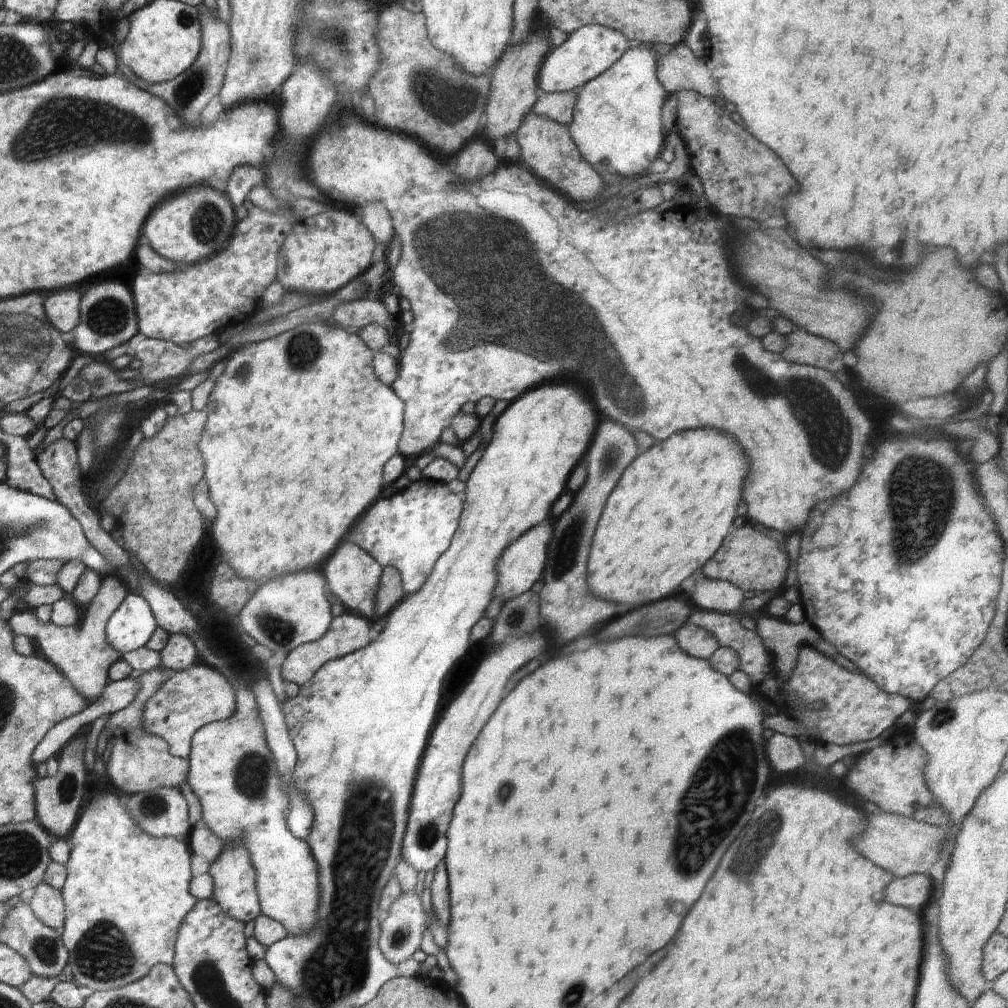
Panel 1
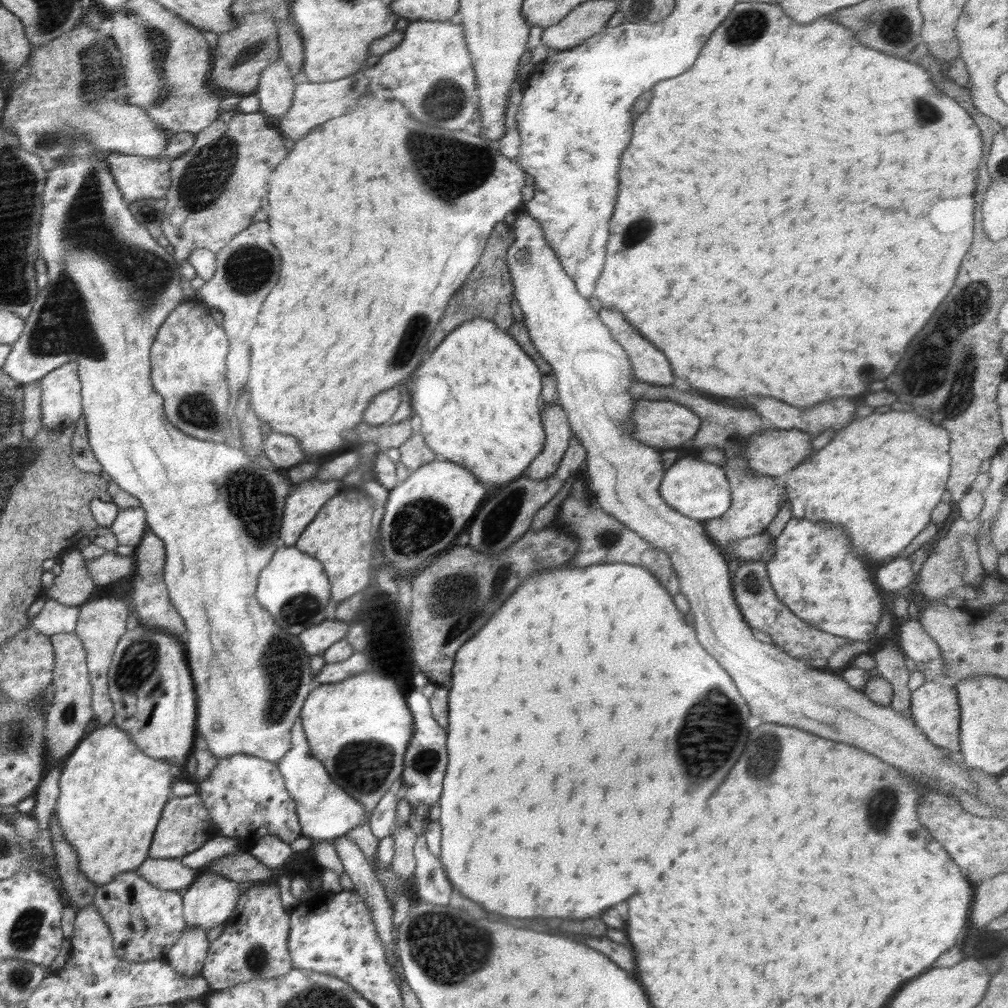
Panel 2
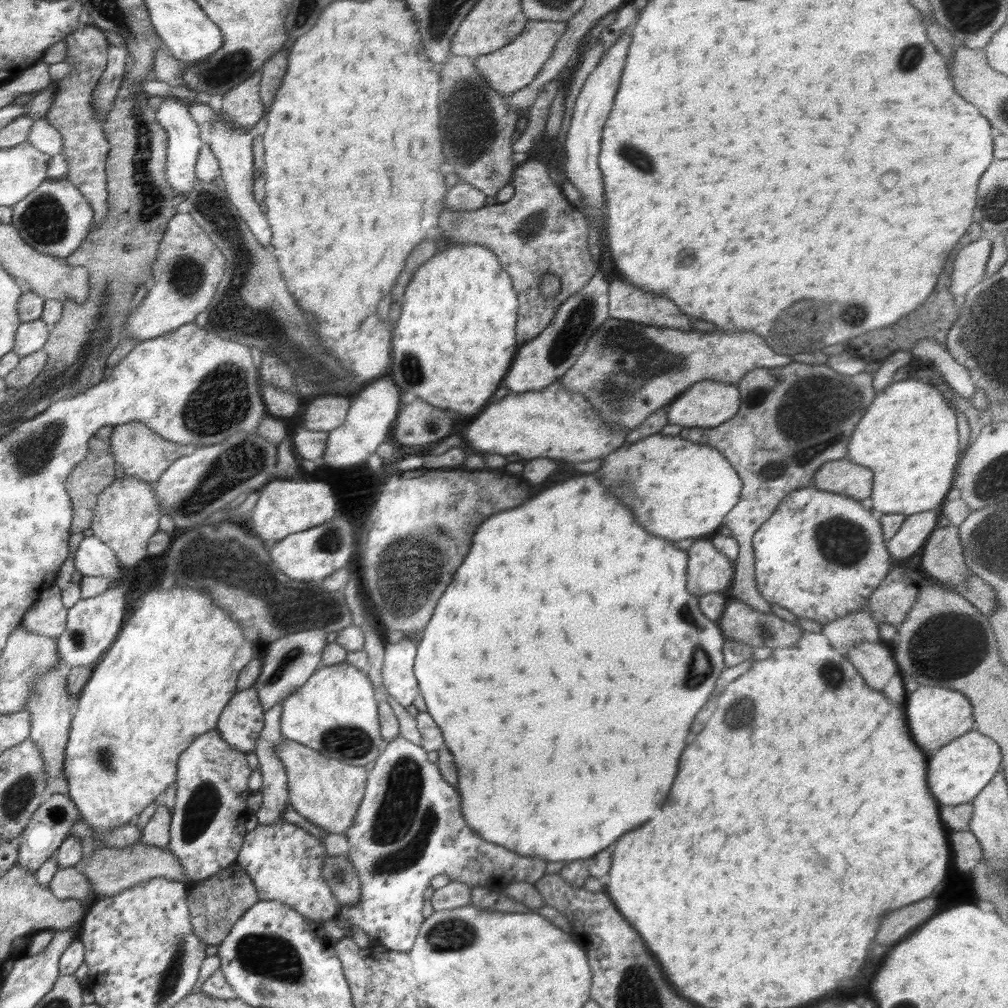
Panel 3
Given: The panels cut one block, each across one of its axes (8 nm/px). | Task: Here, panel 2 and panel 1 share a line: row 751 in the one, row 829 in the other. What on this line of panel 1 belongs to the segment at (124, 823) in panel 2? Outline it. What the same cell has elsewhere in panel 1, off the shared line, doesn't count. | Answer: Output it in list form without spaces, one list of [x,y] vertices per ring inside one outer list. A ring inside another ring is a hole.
[[[113,792],[98,794],[90,800],[68,836],[72,848],[65,864],[67,880],[59,890],[66,905],[62,935],[70,953],[66,969],[75,983],[88,993],[122,988],[147,976],[150,968],[158,963],[172,967],[178,930],[186,914],[199,901],[190,892],[193,878],[190,846],[183,839],[144,832],[124,801]]]

